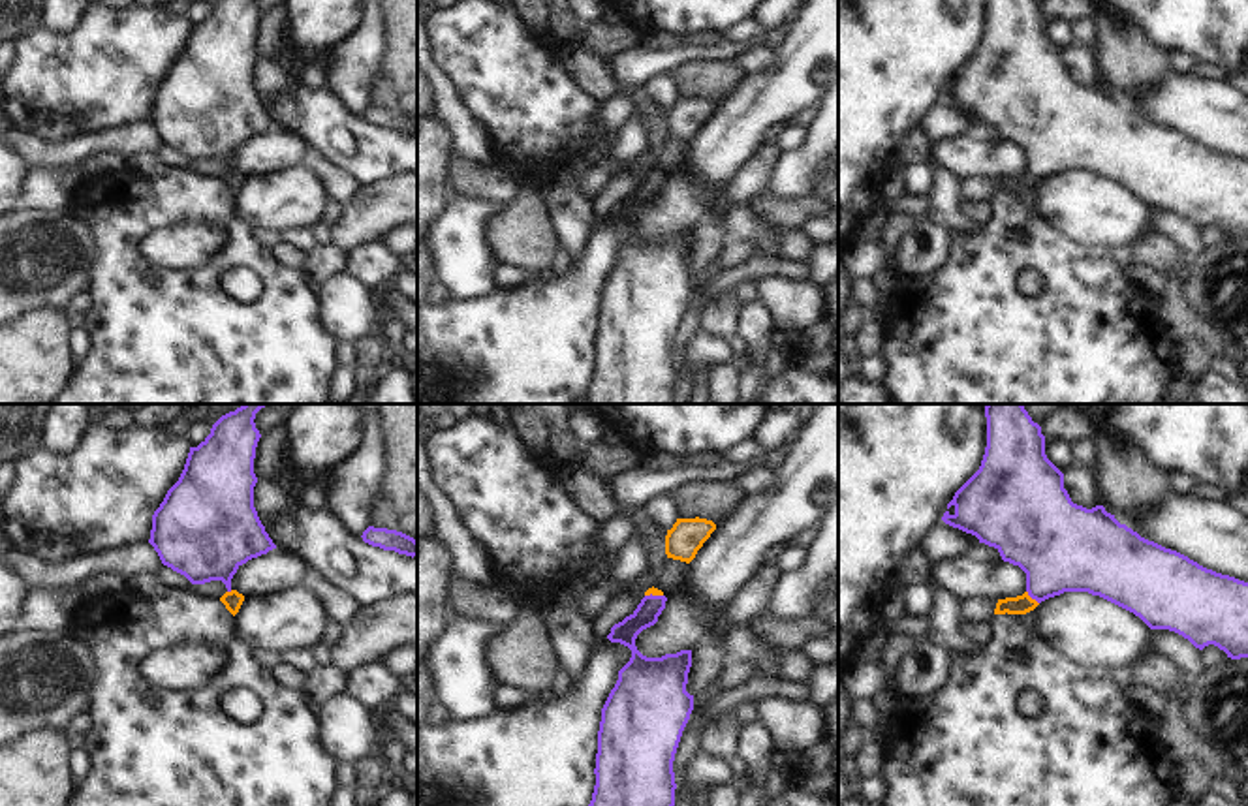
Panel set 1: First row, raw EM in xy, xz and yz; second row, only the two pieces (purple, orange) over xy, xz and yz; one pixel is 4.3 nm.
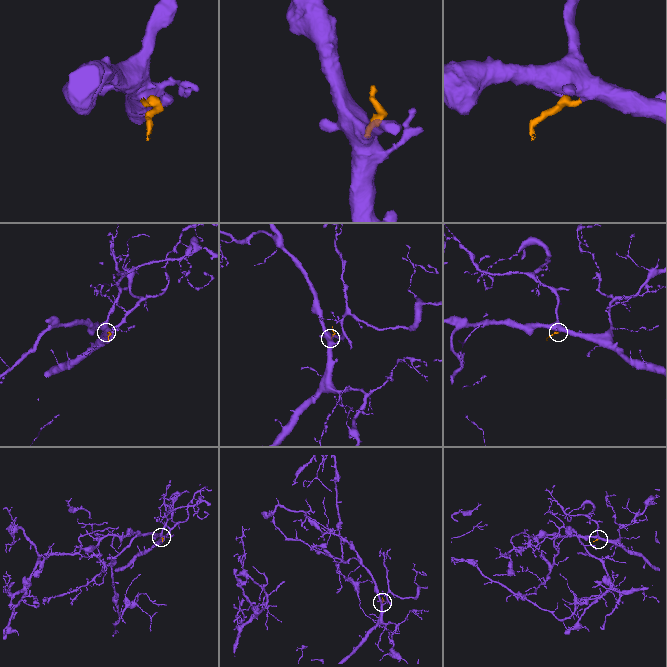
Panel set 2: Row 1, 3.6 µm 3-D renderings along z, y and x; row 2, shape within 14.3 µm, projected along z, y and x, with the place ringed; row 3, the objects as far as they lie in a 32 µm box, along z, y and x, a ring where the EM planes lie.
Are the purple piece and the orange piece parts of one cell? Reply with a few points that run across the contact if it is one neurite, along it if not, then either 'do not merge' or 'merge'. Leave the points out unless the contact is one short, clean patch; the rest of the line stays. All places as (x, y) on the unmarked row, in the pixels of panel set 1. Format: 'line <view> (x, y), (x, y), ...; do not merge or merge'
line yz (1060, 126), (1032, 177), (1023, 183); merge

